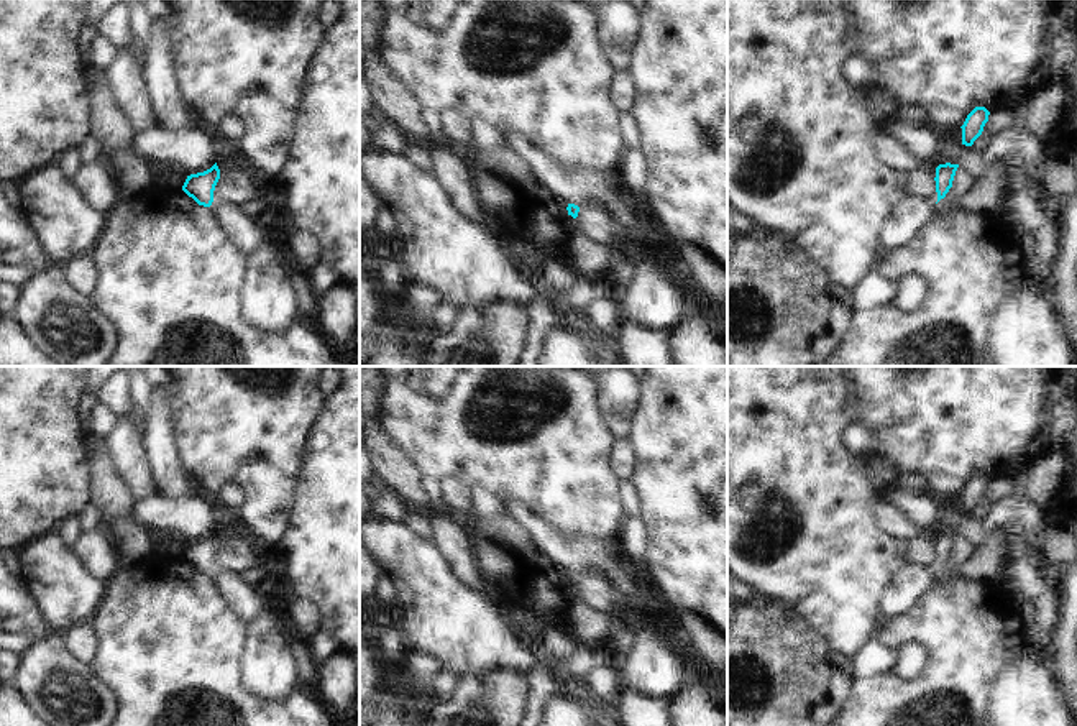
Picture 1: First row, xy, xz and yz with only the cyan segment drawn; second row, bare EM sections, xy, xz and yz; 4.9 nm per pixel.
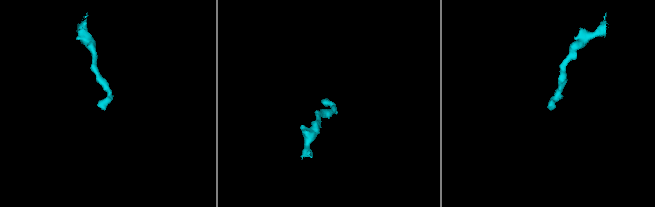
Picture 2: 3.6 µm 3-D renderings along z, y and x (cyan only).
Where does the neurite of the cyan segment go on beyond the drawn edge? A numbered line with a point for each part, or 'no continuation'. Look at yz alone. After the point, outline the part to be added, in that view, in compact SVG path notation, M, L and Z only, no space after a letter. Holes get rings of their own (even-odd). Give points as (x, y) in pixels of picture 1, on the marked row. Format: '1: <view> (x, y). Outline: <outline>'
no continuation.

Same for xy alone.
no continuation.

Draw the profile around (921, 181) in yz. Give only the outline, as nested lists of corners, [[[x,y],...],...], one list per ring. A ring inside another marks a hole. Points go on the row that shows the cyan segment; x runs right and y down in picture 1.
[[[929,163],[923,164],[919,169],[910,172],[910,194],[914,199],[937,202],[936,192],[936,168]]]

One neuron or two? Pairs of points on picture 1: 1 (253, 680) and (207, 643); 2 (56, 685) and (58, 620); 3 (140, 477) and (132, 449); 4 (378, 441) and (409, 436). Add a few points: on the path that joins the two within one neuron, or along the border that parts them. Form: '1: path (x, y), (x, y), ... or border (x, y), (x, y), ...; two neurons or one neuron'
1: border (247, 631), (240, 657), (240, 684), (261, 700); two neurons
2: border (51, 631), (59, 634); two neurons
3: path (133, 470), (132, 455); one neuron
4: border (376, 403), (381, 431), (416, 468); two neurons

